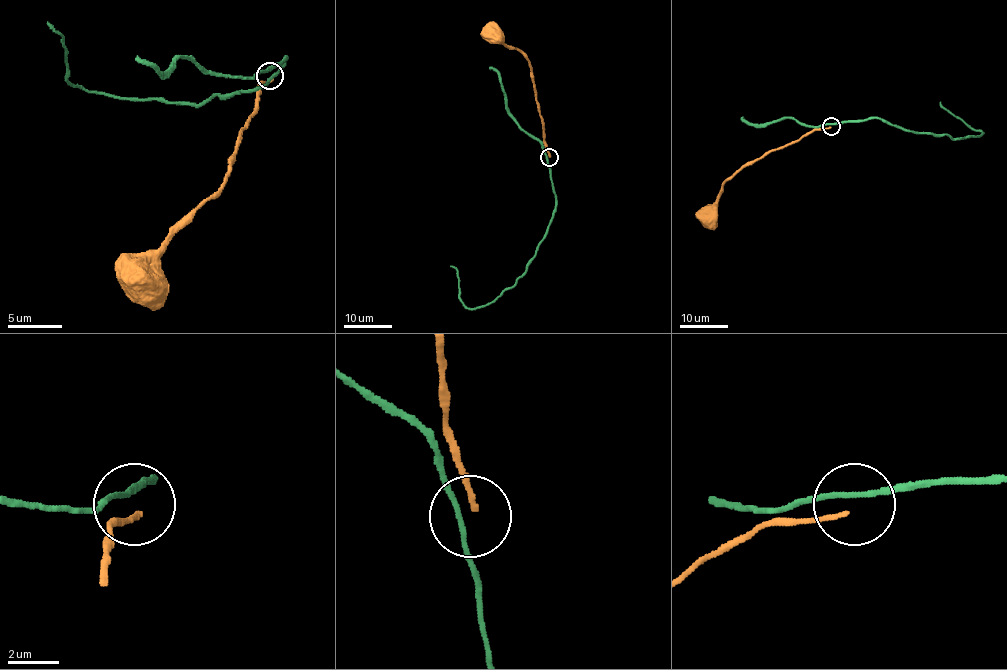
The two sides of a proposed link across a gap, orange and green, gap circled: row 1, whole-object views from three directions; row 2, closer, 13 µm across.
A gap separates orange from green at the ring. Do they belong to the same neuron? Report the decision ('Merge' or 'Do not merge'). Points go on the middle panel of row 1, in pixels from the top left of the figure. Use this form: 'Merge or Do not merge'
Do not merge

